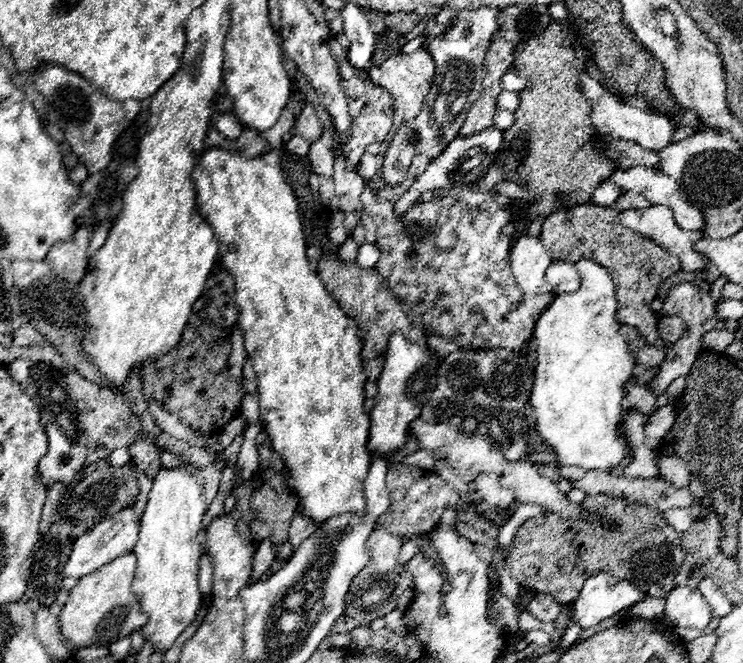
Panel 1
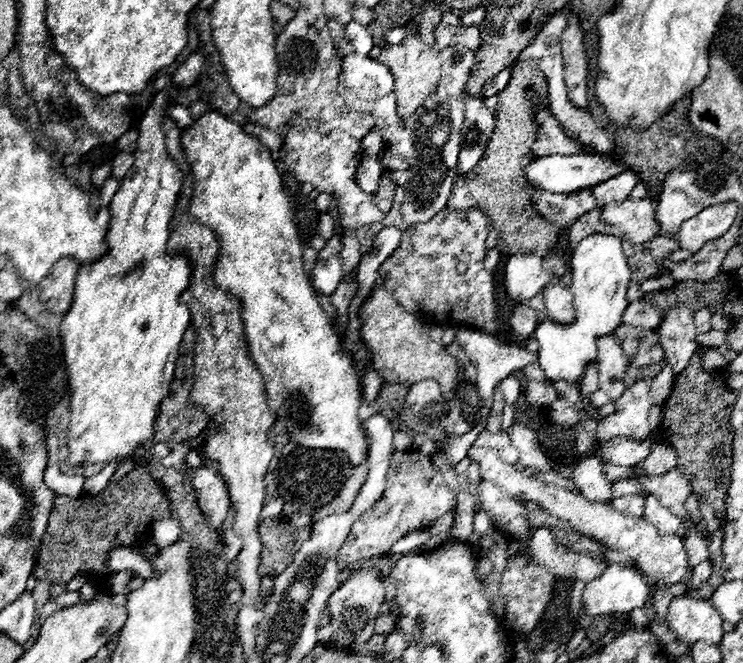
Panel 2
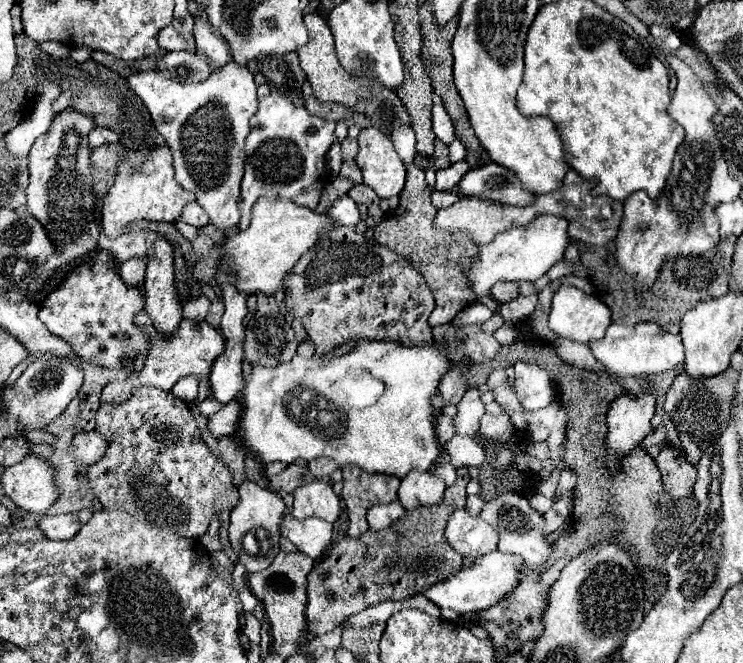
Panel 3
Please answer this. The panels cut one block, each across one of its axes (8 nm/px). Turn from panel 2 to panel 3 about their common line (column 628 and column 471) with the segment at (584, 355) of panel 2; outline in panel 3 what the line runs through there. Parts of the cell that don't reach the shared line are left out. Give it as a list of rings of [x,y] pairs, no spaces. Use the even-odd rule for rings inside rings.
[[[538,216],[526,228],[510,228],[502,234],[498,234],[490,244],[480,246],[480,260],[470,268],[470,284],[474,288],[476,300],[480,296],[490,296],[492,286],[498,280],[508,282],[536,282],[540,276],[544,276],[556,262],[562,260],[564,250],[572,244],[568,238],[568,224],[560,216]]]

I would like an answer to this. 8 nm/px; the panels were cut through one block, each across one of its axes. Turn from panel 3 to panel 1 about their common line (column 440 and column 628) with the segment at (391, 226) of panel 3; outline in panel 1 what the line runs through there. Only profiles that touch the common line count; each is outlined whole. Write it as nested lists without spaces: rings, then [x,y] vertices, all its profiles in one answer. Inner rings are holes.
[[[593,204],[572,207],[572,210],[560,210],[546,220],[540,232],[540,240],[546,252],[550,252],[552,260],[576,262],[580,258],[590,258],[604,266],[614,278],[614,284],[618,288],[616,290],[616,298],[620,304],[616,316],[618,322],[634,326],[648,340],[648,344],[654,344],[658,340],[656,330],[658,320],[650,312],[648,304],[654,300],[660,284],[680,270],[680,260],[668,250],[662,250],[650,238],[638,236],[632,230],[620,226],[618,222],[620,212],[622,211],[601,208]]]

